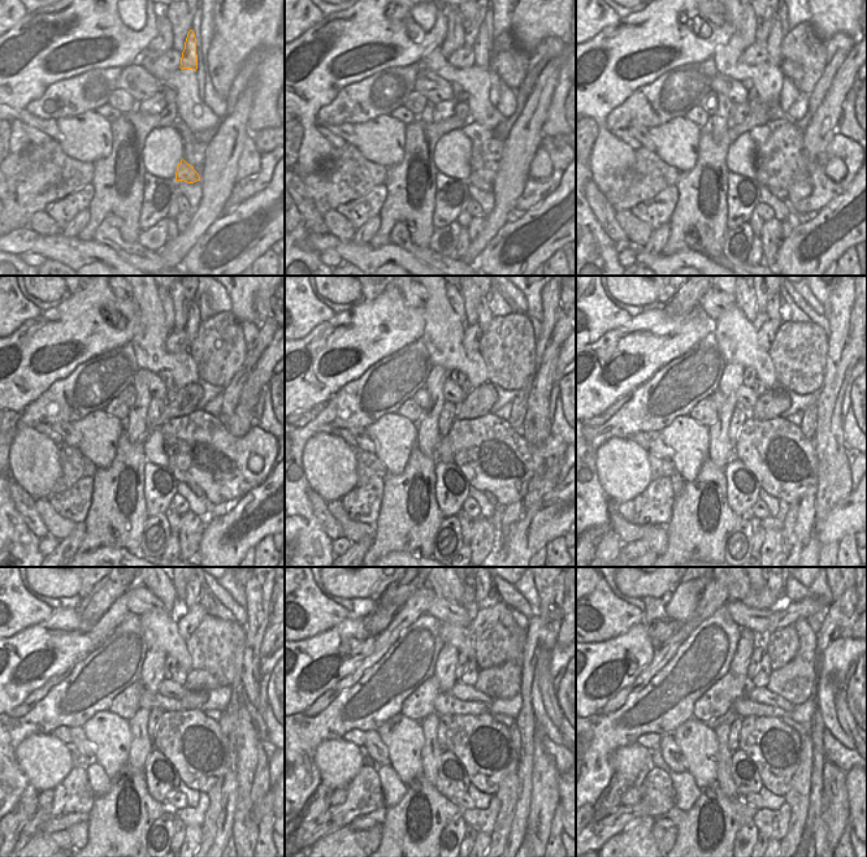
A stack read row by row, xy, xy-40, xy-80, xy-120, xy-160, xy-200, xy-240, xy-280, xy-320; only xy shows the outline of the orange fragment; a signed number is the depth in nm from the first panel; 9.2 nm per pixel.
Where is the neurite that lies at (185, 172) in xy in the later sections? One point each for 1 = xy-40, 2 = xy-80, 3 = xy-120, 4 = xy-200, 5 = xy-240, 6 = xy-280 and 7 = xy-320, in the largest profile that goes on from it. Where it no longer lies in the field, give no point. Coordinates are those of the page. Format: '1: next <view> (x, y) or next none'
1: next xy-40 (475, 180)
2: next xy-80 (781, 194)
3: next xy-120 (196, 490)
4: next xy-200 (776, 522)
5: next xy-240 (190, 816)
6: next xy-280 (482, 821)
7: next xy-320 (772, 823)

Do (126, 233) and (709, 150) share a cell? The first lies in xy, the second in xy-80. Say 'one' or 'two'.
one

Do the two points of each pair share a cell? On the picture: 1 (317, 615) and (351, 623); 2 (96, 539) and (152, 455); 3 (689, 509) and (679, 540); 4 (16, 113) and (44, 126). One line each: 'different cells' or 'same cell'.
1: different cells
2: different cells
3: same cell
4: same cell

